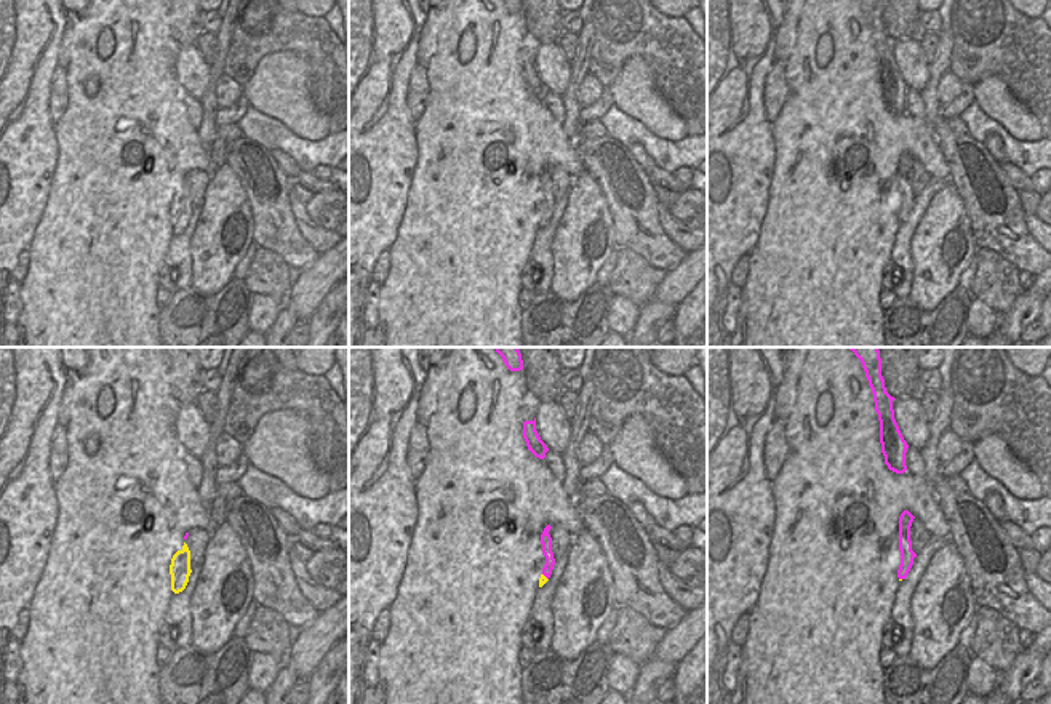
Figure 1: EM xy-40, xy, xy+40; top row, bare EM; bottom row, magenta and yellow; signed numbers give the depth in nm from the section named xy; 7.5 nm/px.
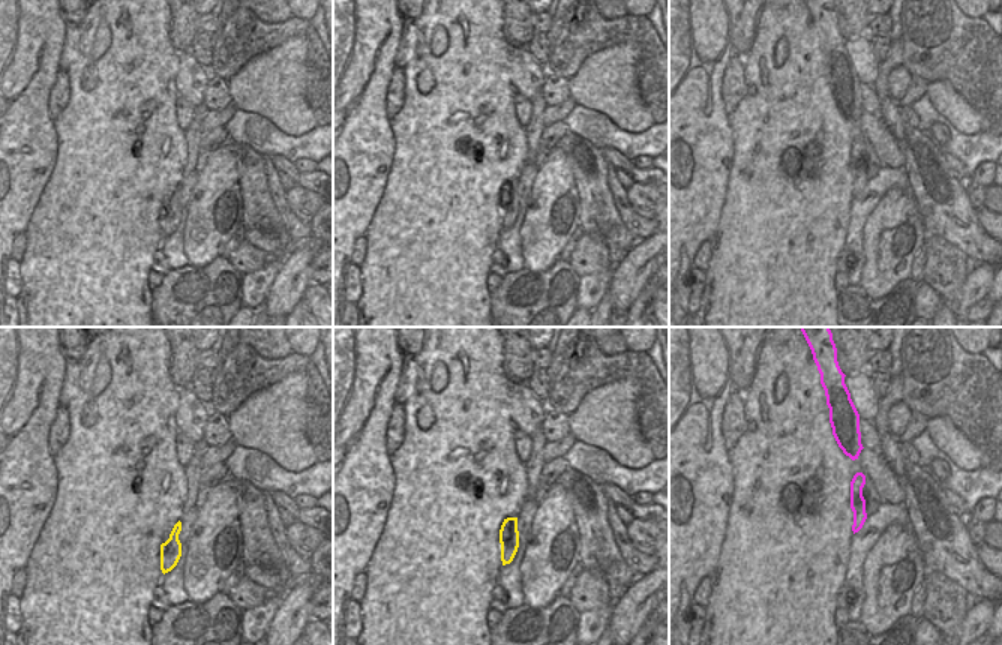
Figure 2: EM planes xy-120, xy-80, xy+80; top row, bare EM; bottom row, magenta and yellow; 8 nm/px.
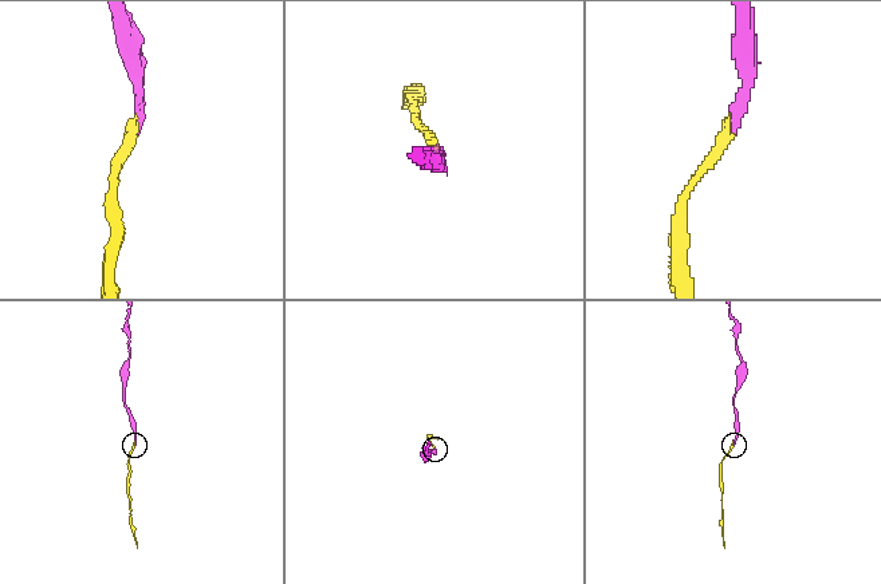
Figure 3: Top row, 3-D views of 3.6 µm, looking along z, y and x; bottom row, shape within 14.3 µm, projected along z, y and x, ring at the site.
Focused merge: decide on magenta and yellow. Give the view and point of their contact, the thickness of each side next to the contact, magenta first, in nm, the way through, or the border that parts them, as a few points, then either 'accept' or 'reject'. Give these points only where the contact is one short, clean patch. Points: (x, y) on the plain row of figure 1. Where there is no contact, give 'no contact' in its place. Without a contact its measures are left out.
xy (544, 216) | 80/70 nm | across xy (546, 184), (549, 208), (544, 216), (543, 221) | accept

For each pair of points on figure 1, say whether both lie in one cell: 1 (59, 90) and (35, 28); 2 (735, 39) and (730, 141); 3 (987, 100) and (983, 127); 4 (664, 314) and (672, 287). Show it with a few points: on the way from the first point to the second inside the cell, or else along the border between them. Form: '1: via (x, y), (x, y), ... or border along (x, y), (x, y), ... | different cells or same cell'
1: border along (58, 64), (53, 72), (47, 109) | different cells
2: via (730, 64), (730, 116) | same cell
3: border along (975, 100), (984, 112), (1015, 138) | different cells
4: border along (653, 300), (675, 306) | different cells

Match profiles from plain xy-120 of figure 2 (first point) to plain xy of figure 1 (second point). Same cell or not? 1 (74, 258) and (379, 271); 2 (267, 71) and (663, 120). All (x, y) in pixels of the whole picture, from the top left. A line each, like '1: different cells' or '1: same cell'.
1: different cells
2: same cell

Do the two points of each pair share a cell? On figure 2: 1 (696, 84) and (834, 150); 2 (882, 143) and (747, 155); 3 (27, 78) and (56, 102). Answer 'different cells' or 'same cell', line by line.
1: different cells
2: same cell
3: different cells

